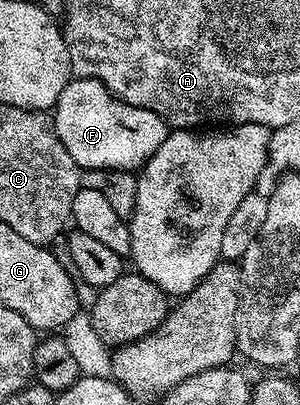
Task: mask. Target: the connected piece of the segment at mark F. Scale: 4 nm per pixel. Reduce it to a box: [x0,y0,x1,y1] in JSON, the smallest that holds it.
[53,77,169,170]

